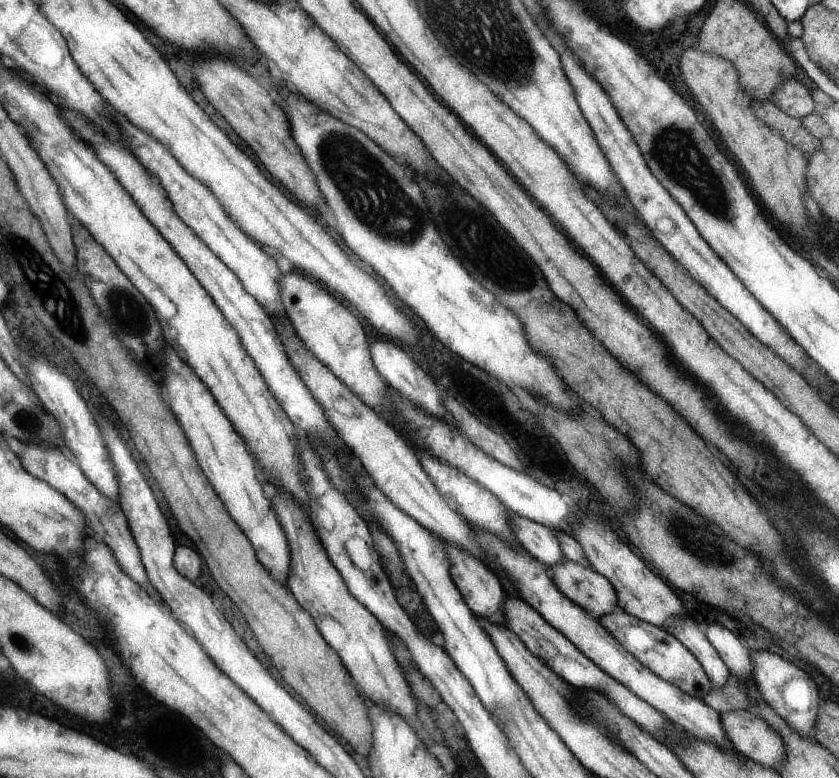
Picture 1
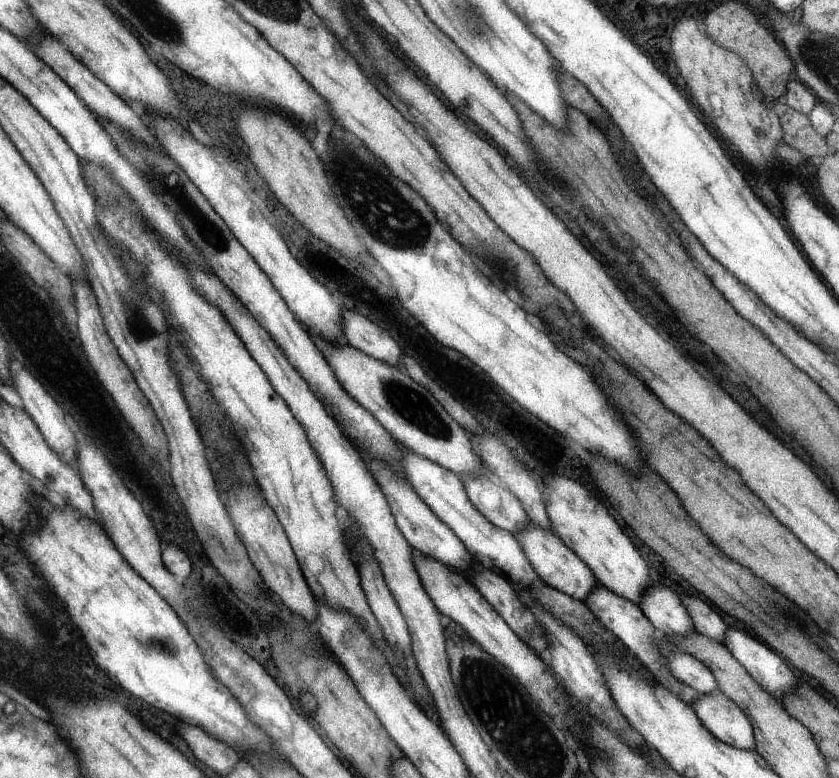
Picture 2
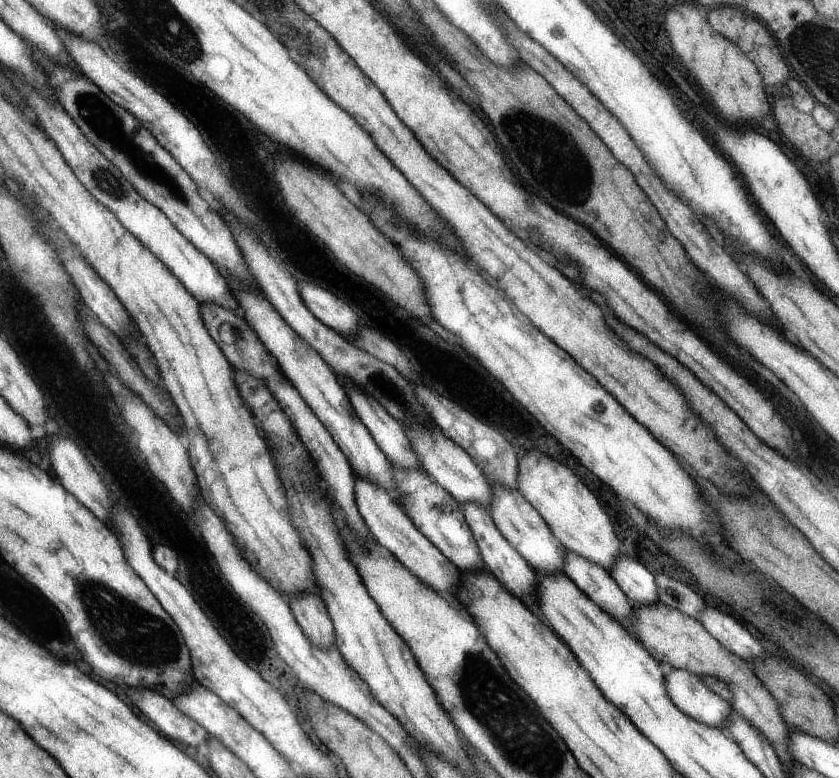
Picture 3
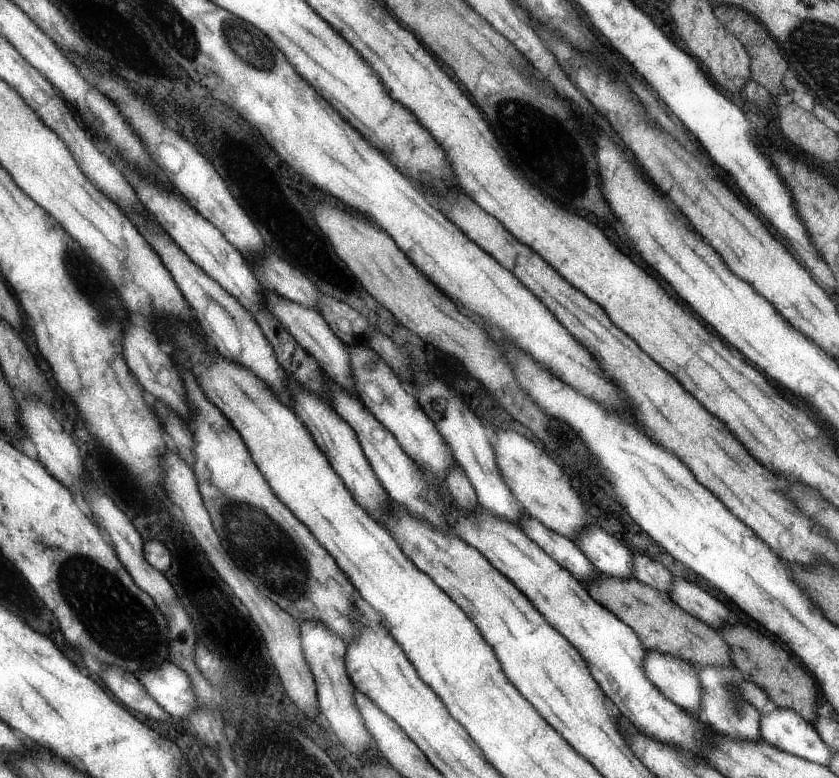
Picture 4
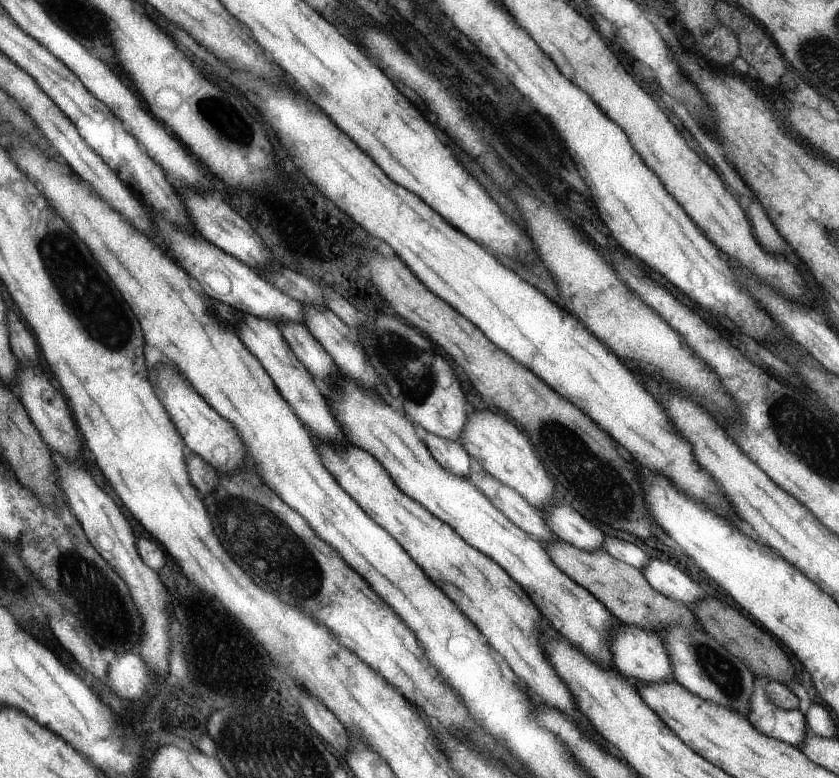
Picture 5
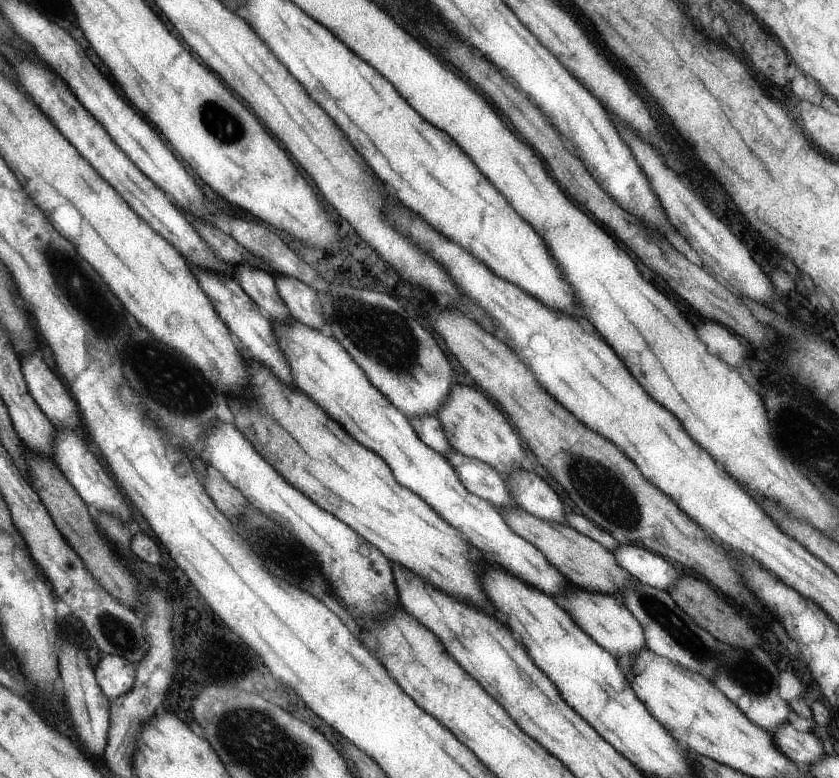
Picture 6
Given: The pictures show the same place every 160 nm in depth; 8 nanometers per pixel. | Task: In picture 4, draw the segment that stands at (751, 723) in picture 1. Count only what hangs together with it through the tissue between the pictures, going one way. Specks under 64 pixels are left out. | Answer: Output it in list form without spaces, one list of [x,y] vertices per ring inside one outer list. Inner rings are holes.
[[[648,651],[645,674],[666,698],[698,716],[702,690],[697,670],[691,663],[671,654]]]

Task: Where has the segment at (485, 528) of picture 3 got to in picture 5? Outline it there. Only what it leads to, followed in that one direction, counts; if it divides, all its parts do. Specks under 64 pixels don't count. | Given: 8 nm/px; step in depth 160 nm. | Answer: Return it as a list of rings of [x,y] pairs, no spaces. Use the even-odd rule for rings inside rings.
[[[416,425],[416,432],[421,437],[432,455],[443,467],[454,474],[467,479],[471,471],[471,461],[469,454],[462,448],[458,441],[453,441],[440,435],[425,431]]]

